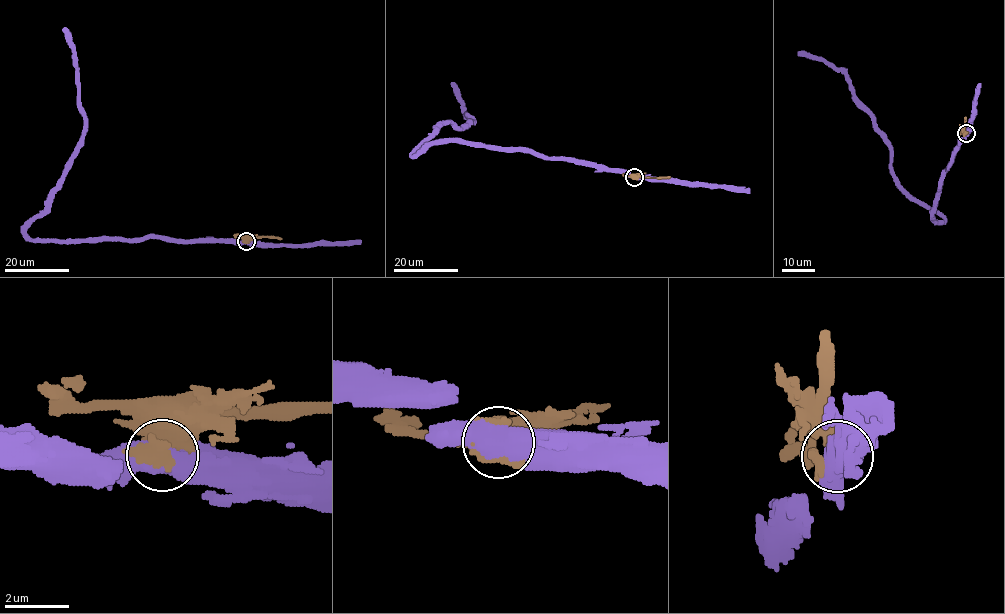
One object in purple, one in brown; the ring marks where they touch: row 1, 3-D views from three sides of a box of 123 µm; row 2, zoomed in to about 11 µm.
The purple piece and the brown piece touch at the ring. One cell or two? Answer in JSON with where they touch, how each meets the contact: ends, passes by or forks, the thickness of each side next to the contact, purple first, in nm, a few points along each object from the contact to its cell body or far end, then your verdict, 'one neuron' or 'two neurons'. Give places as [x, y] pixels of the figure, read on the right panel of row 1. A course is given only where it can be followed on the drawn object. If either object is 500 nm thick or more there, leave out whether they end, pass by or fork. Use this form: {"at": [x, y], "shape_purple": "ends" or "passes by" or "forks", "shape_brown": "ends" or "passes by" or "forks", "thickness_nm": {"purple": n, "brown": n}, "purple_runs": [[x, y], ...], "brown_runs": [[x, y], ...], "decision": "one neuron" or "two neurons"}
{"at": [966, 133], "thickness_nm": {"purple": 700, "brown": 400}, "purple_runs": [[966, 134], [942, 181], [934, 222], [944, 218], [915, 201], [900, 184], [891, 151], [846, 74], [798, 52]], "brown_runs": [[966, 134], [965, 117]], "decision": "two neurons"}

